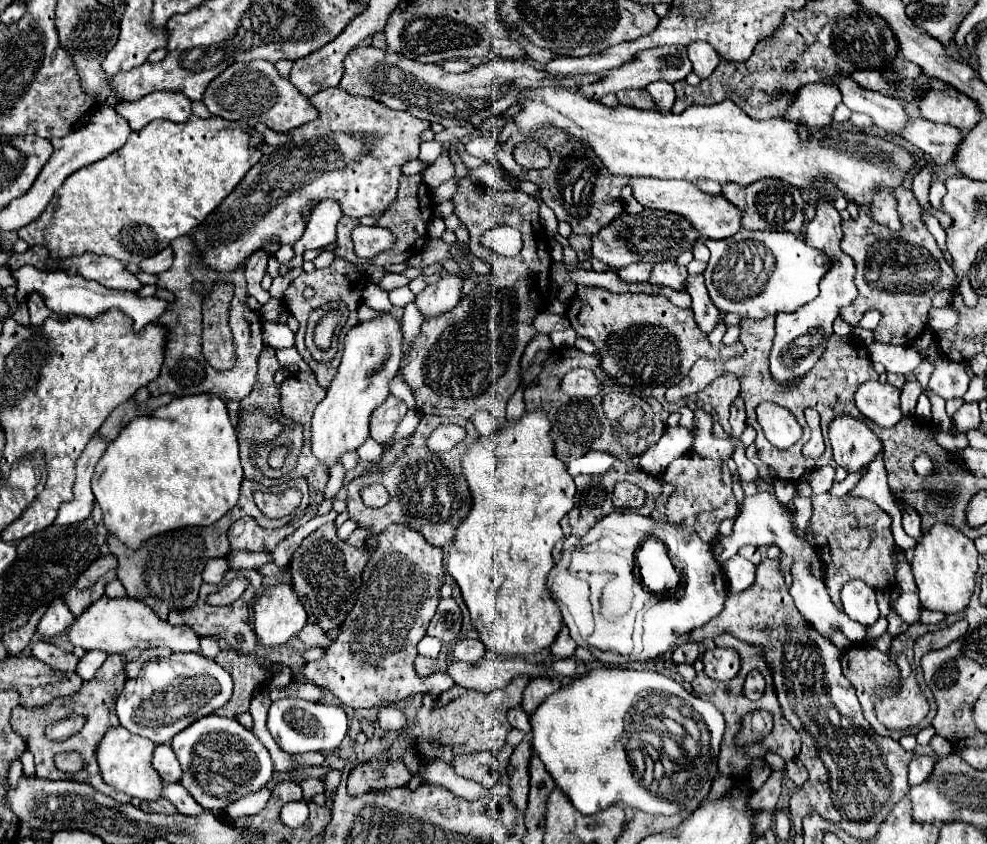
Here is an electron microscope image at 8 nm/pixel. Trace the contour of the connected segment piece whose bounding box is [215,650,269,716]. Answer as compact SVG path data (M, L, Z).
M221 650L221 654L215 656L215 662L225 668L233 678L233 696L229 698L229 704L219 708L215 714L235 716L239 712L247 712L251 692L267 682L267 674L259 668L259 664L269 660L255 658L251 654L237 654L235 650Z

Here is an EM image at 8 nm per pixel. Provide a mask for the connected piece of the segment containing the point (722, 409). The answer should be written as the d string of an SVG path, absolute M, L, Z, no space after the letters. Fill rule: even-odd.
M723 374L719 380L715 380L715 406L711 406L717 414L717 422L725 428L727 434L731 434L729 426L729 406L739 396L739 380L735 374ZM731 384L731 388L729 388Z

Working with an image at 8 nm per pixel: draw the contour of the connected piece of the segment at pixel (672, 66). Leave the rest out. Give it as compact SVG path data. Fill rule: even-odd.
M661 46L661 48L647 50L647 52L639 52L633 60L623 64L619 70L605 72L599 82L589 84L589 86L581 86L579 92L587 94L589 98L597 98L599 100L607 92L617 92L617 90L623 90L623 88L645 88L647 84L657 82L657 80L665 80L665 82L673 84L673 82L683 80L689 72L691 72L691 62L687 58L687 48L681 48L681 46Z

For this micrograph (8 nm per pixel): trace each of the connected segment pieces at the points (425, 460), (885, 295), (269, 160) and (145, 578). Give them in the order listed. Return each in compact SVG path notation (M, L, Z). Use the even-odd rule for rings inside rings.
M423 416L423 420L419 422L417 430L413 432L413 440L411 444L405 448L403 456L385 472L381 474L373 474L373 476L367 476L367 478L355 478L349 482L349 498L347 498L347 512L349 512L349 518L355 520L359 526L367 528L371 534L367 536L367 542L369 538L377 538L387 526L391 524L405 524L417 532L421 532L425 536L425 540L431 544L431 546L439 546L443 548L445 544L449 544L455 536L455 530L459 528L461 520L465 520L465 514L469 514L471 510L471 496L469 496L469 488L465 484L465 476L463 476L463 470L461 470L461 456L465 454L465 450L477 442L479 438L479 432L475 430L475 426L469 422L469 420L463 420L463 418L453 418L451 424L459 424L467 430L467 436L463 440L463 444L459 444L457 448L453 448L451 452L445 452L445 454L435 454L435 452L429 452L427 450L427 438L429 434L439 426L439 424L449 424L449 422L443 422L443 418L439 416ZM373 482L379 482L381 486L387 488L389 492L389 502L383 506L383 508L367 508L361 500L361 488L363 486L369 486Z
M897 188L893 194L897 196L897 212L903 220L901 232L891 232L889 228L875 224L865 210L861 210L855 220L843 222L845 236L841 240L841 250L855 260L855 284L859 296L851 306L841 310L841 318L851 326L857 326L867 310L879 310L883 318L873 330L875 340L883 344L913 346L911 338L917 338L925 330L933 294L953 286L953 268L947 264L935 238L929 234L913 192Z
M341 88L321 90L317 92L317 96L311 96L309 100L317 106L319 118L287 132L289 142L285 146L269 146L265 142L257 144L257 148L263 152L261 160L245 174L241 184L237 184L237 188L215 208L215 212L211 212L193 230L193 246L195 250L199 250L199 256L203 258L201 264L209 270L235 272L255 250L267 244L293 244L307 226L303 210L311 202L337 200L345 216L379 218L383 216L385 208L389 208L389 204L395 200L401 178L401 166L419 156L419 134L425 128L429 128L429 122L417 120L409 112L395 112L391 108L385 108L373 98L349 96Z
M303 478L295 480L295 488L301 490L303 494L299 507L291 515L281 518L281 520L269 520L264 517L252 498L252 504L249 506L249 512L241 512L243 510L243 502L239 502L239 506L235 506L231 512L227 512L221 520L217 520L215 524L207 526L207 528L185 528L185 530L175 530L169 534L161 534L151 538L141 550L133 552L129 550L125 544L119 542L117 536L109 534L107 544L109 544L109 552L117 558L119 566L117 566L117 578L123 582L127 596L129 598L137 598L143 600L161 620L167 618L167 614L173 608L191 608L197 598L199 598L199 586L201 586L201 572L207 560L219 556L227 556L229 552L229 542L227 542L227 530L229 526L241 518L241 516L253 516L256 522L263 528L276 529L287 522L291 522L293 518L300 515L303 510L309 506L309 488L307 482Z

